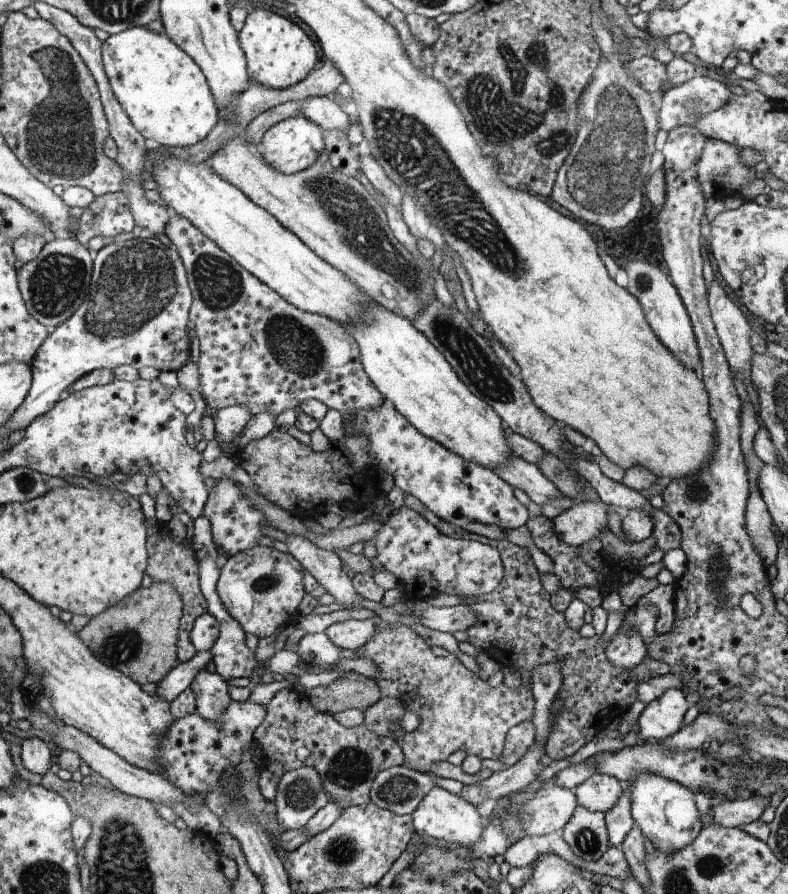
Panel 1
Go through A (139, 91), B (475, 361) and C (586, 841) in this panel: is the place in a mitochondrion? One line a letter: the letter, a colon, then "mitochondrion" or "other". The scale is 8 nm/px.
A: other
B: mitochondrion
C: mitochondrion

